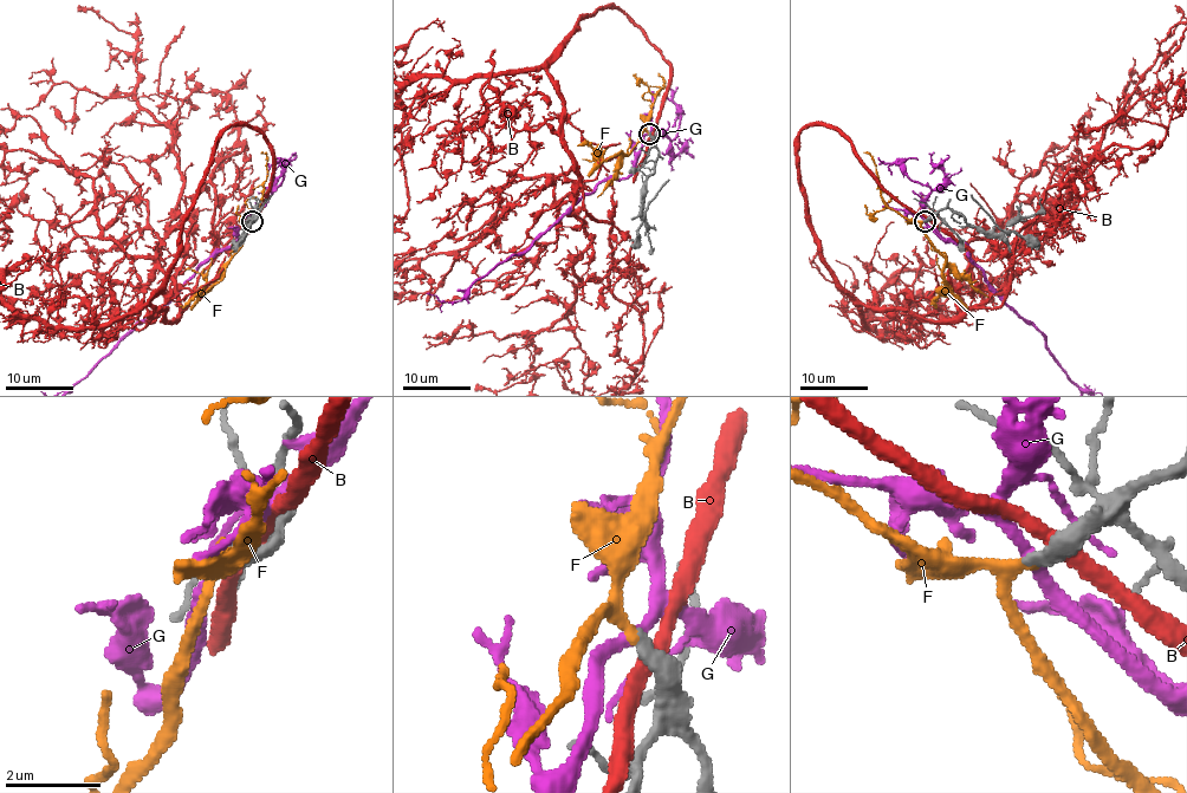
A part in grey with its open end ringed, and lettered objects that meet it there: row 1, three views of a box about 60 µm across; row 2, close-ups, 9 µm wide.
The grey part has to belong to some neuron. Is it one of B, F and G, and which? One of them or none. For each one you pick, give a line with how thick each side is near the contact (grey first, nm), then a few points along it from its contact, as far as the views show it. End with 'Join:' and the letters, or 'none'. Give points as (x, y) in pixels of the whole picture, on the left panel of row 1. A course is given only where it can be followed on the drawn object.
F: Thickness 320 nm (grey) against 180 nm
Join: F

